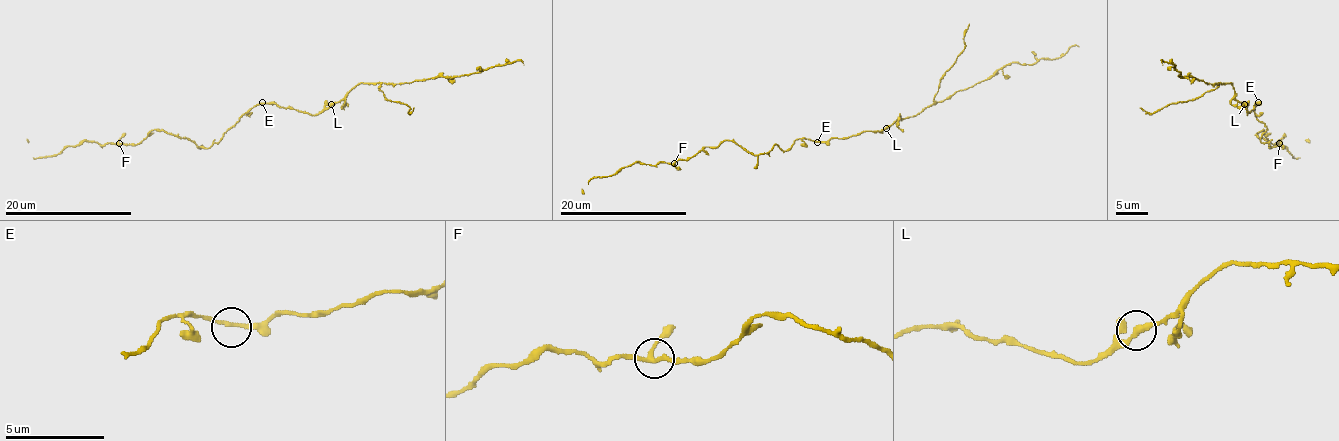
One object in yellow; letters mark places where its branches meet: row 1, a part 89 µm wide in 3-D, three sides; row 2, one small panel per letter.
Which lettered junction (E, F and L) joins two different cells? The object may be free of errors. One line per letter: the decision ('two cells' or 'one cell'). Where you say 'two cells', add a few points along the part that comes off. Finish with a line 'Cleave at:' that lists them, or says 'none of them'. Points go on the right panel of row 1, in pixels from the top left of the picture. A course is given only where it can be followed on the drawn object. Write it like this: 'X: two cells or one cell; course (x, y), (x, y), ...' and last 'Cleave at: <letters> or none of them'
E: one cell
F: one cell
L: one cell
Cleave at: none of them

